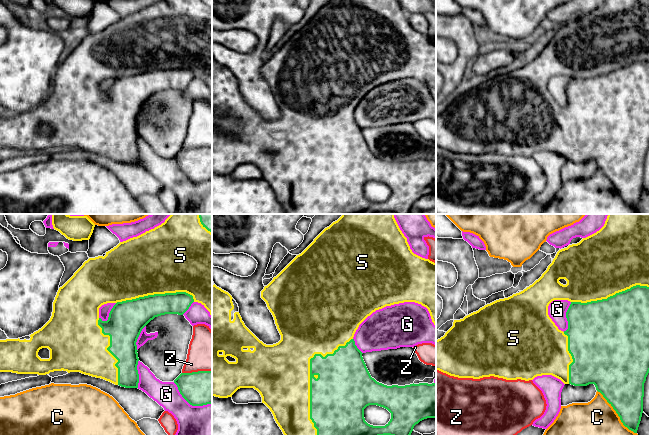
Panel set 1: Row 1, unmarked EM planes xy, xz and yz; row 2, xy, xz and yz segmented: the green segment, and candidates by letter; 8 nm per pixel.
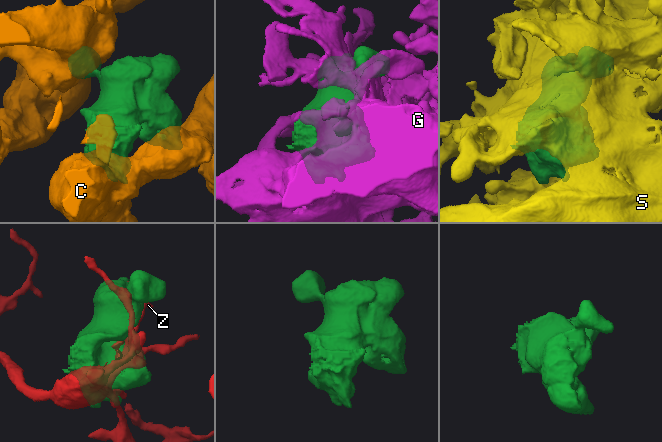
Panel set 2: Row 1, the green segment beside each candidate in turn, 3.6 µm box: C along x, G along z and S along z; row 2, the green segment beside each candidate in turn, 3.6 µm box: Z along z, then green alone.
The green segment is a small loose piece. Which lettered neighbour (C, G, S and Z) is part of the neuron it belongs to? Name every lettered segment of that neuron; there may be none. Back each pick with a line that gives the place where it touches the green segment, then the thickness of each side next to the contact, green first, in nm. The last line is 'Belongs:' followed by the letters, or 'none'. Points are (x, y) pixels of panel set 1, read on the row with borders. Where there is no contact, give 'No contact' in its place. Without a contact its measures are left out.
S: Touches green at xz (310, 376). Thickness 400 nm (green) against 460 nm
Belongs: S

